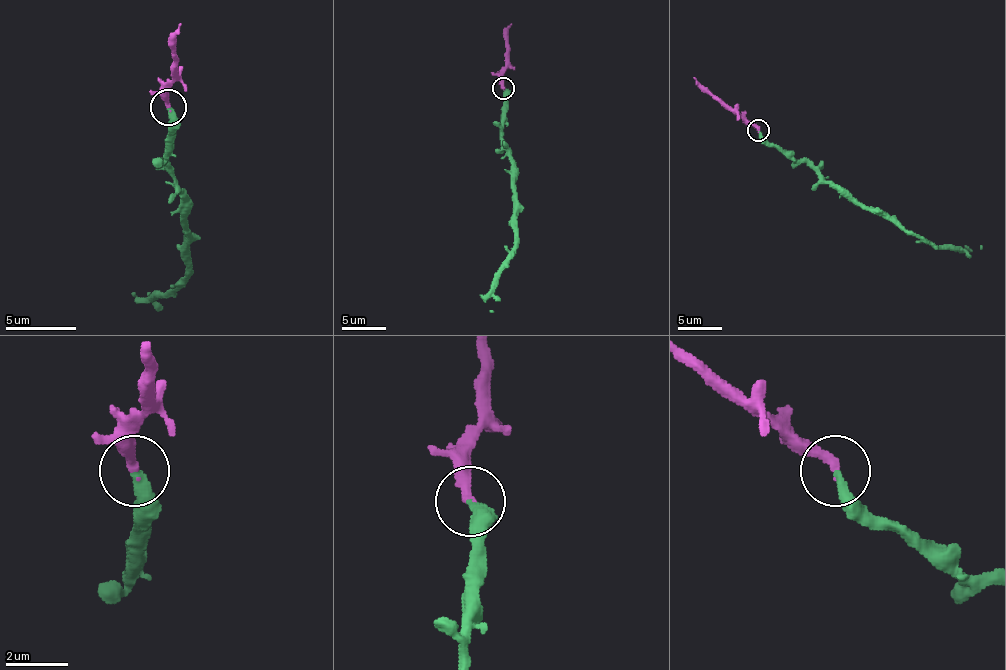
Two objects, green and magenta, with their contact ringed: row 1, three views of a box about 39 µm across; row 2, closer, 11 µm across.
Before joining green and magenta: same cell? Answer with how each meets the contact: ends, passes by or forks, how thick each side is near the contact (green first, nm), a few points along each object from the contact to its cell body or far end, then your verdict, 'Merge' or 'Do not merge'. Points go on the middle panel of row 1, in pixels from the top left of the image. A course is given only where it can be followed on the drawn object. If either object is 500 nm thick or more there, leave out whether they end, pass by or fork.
At the ring green ends. At the ring magenta ends. Thickness 320 nm (green) against 320 nm. Course of green: (503, 87), (503, 147), (512, 168), (514, 248), (503, 265), (498, 283), (485, 301), (494, 312). Course of magenta: (503, 87), (507, 27), (512, 23). Merge

